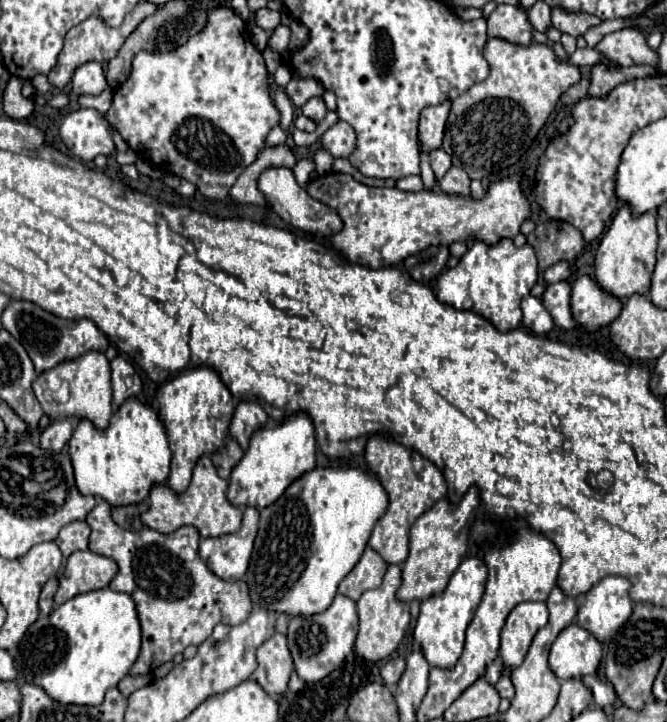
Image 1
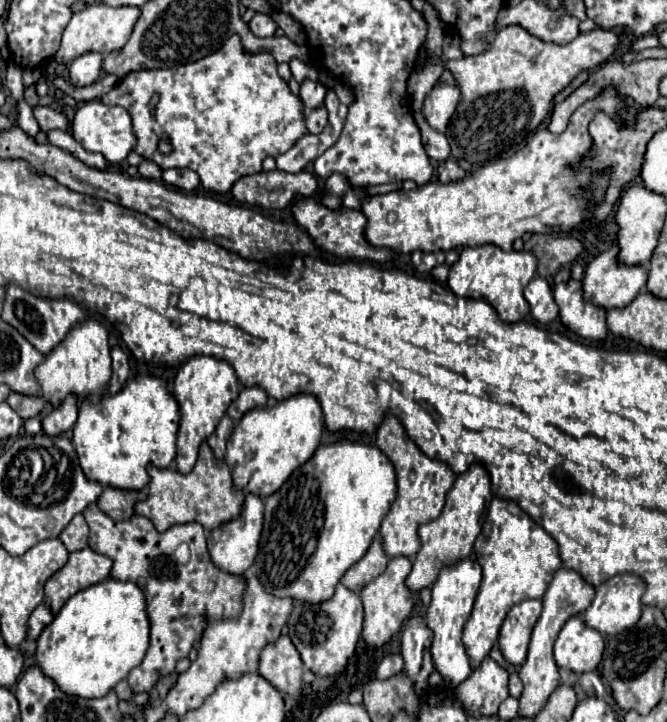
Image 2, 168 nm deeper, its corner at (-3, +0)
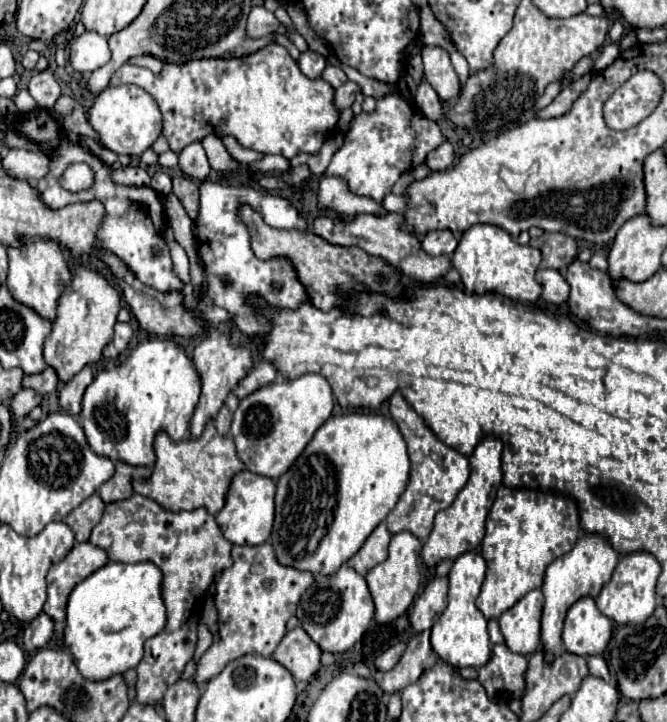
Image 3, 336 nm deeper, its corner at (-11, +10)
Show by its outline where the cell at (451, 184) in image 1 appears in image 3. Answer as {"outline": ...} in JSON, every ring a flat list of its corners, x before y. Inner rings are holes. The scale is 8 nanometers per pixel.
{"outline":[[442,142,436,150,432,150,426,158,430,170,446,170,454,164,454,148,450,142]]}

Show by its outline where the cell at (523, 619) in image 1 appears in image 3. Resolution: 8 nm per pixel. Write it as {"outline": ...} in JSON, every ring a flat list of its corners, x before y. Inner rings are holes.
{"outline":[[530,590,500,616,500,630,512,652,530,656,540,644,540,616,544,606,542,590]]}

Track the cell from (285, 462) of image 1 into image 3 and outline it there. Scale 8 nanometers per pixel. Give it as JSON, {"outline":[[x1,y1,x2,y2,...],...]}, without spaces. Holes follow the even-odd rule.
{"outline":[[304,374,294,380,272,382,244,400,240,400,238,410,234,412,230,436,236,444,238,458,254,474,266,478,280,478,288,466,300,456,300,450,308,446,316,426,330,418,334,408,334,396,330,384,320,374]]}

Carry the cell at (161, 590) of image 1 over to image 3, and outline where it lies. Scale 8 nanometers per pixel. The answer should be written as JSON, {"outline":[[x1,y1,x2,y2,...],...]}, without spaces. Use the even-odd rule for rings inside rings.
{"outline":[[134,494,132,498,122,500,122,502,106,504,102,520,92,530,90,542,100,546,102,550,106,550,108,558,114,562,154,562,164,574,162,598,166,604,168,620,160,634,146,640,144,658,136,668,136,672,138,672,136,700,140,704,154,704,154,700,162,700,168,686,172,686,180,678,186,662,192,660,192,656,194,656,196,642,198,642,198,620,200,620,204,594,210,588,210,584,216,582,216,578,220,576,220,570,224,570,224,566,232,566,232,558,228,558,228,554,232,554,232,544,222,536,214,516,208,514,206,508,196,508,190,512,184,512,184,510,168,512,162,506,158,506,154,500,140,496,140,494]]}

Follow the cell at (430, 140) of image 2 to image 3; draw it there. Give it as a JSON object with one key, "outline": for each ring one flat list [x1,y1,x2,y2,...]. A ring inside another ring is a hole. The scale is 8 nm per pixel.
{"outline":[[426,80,420,82,414,100,416,100,416,106,420,108,420,112,422,112,426,118,430,118,430,120,434,120,434,122,444,120,442,102,440,102,438,94,432,90,432,86,430,86]]}

